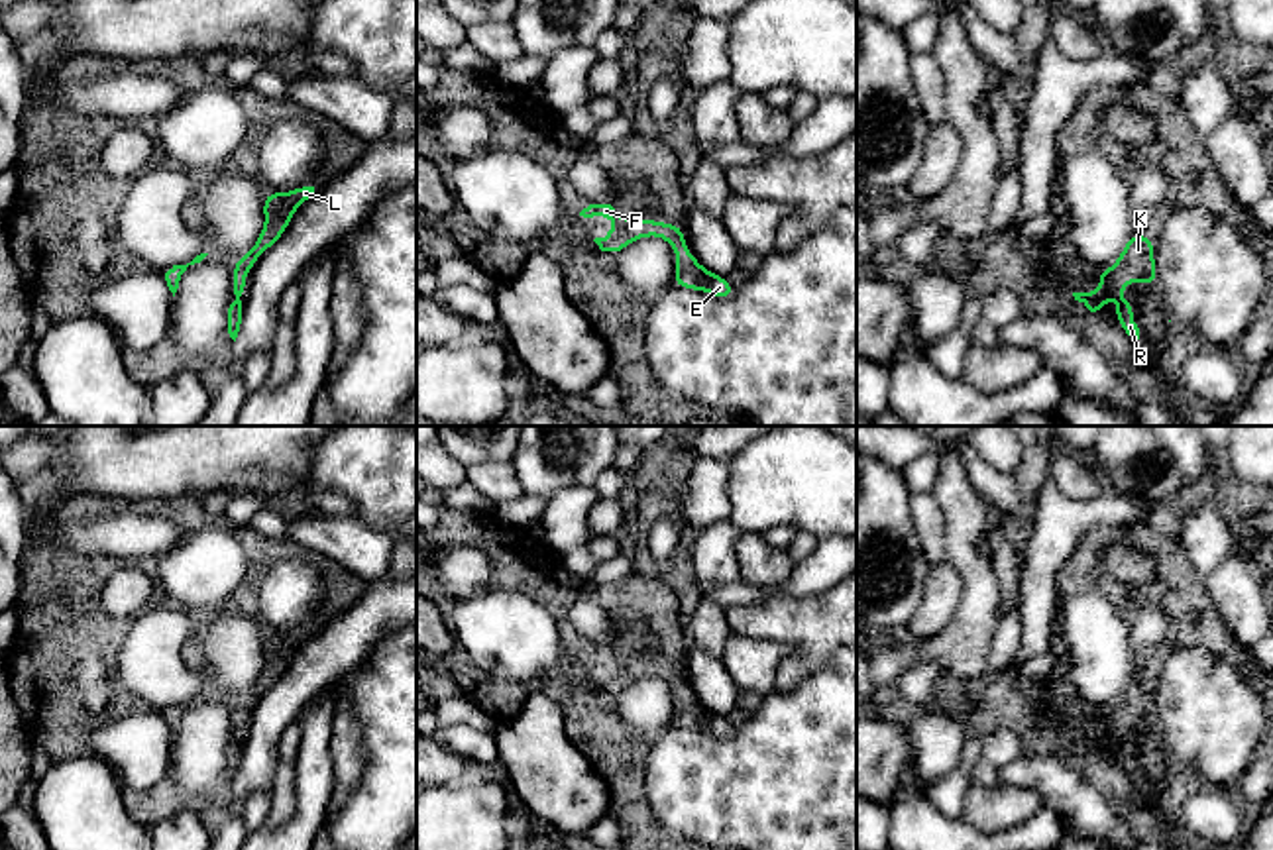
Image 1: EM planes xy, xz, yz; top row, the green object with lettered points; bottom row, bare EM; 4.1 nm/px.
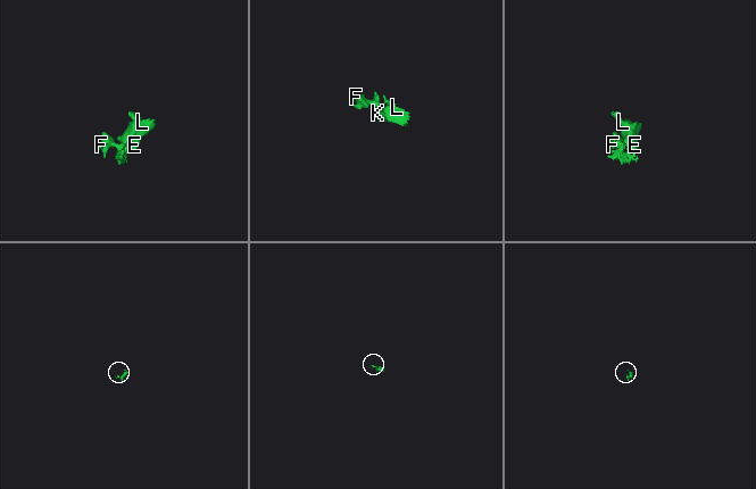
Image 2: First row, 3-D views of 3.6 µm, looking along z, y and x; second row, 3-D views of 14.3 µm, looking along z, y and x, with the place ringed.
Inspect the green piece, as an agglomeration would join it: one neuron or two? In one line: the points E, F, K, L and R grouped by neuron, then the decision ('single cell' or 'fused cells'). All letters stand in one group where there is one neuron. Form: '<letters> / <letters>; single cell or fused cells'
E F K L R; single cell

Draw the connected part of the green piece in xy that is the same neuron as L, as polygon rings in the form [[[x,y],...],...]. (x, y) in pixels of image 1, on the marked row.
[[[314,186],[295,188],[291,192],[267,192],[263,200],[265,228],[249,251],[238,257],[232,267],[236,300],[228,308],[228,334],[236,342],[242,324],[242,292],[246,287],[246,275],[255,265],[261,253],[265,253],[287,230],[295,210],[312,196]]]

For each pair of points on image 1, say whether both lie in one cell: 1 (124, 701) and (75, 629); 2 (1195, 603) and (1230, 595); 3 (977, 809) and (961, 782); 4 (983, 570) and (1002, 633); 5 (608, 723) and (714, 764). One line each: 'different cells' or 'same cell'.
1: same cell
2: different cells
3: different cells
4: different cells
5: different cells

